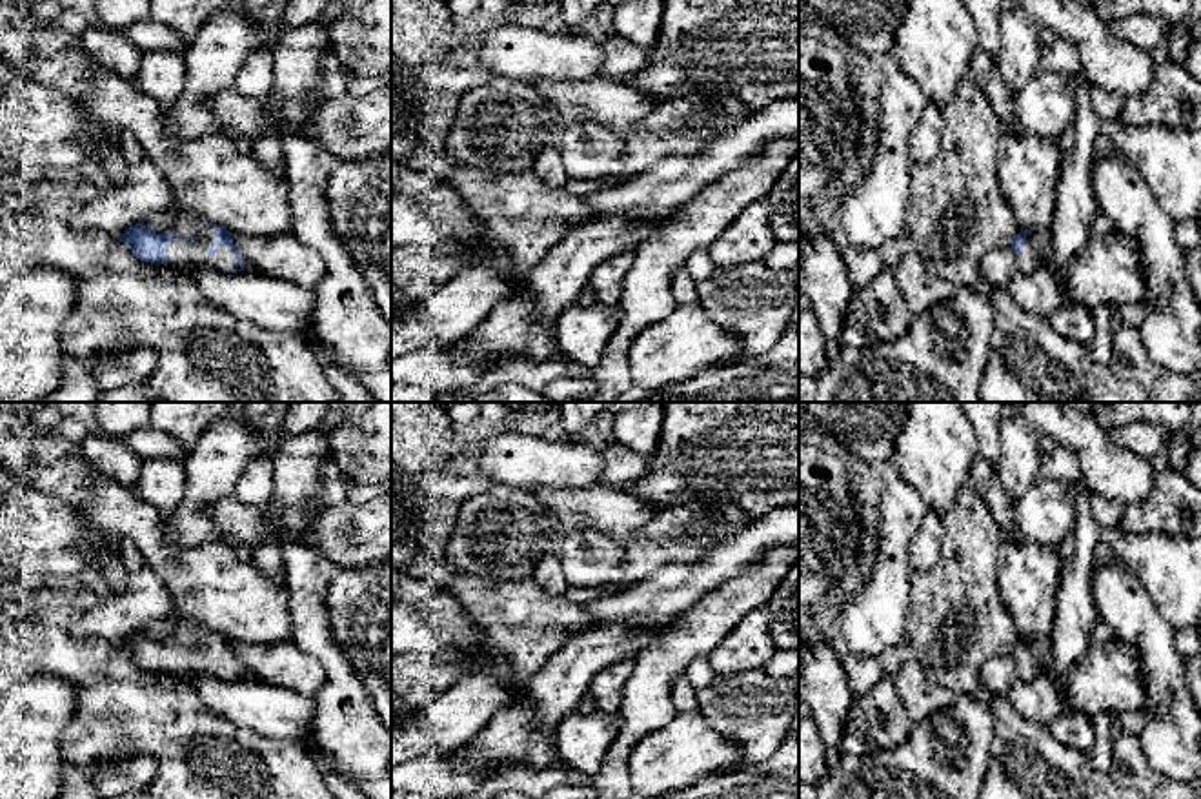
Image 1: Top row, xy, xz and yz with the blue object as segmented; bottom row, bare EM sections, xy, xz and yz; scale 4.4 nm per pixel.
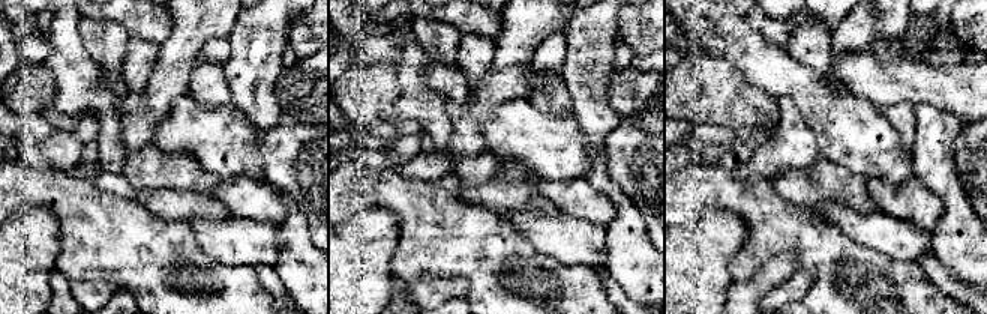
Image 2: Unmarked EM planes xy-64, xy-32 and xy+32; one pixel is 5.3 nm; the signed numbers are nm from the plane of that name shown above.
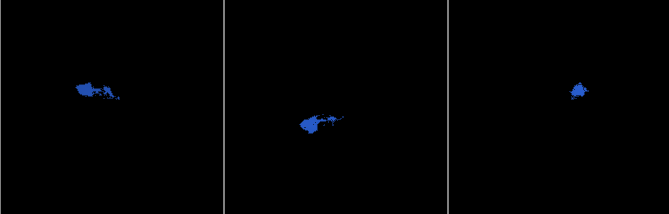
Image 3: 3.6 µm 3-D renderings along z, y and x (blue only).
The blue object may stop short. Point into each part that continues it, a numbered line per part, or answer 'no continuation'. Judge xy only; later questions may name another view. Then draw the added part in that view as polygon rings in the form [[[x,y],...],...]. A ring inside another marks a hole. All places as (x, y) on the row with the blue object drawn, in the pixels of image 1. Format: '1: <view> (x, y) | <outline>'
1: xy (193, 253) | [[[182,211],[171,233],[175,237],[169,240],[169,268],[180,271],[197,268],[240,269],[235,255],[226,246],[218,248],[213,257],[209,255],[209,248],[220,233],[200,217]]]

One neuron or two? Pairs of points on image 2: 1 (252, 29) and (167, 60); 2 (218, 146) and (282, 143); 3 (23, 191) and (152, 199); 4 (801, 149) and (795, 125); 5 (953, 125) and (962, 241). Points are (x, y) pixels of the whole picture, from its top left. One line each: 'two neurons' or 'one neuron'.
1: two neurons
2: one neuron
3: two neurons
4: one neuron
5: one neuron

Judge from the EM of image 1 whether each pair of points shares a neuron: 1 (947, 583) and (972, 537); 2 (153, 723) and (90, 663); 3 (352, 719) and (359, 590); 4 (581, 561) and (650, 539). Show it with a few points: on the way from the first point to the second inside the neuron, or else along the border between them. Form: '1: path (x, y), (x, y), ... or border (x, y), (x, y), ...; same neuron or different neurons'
1: path (958, 572), (968, 561), (970, 548); same neuron
2: path (137, 710), (102, 679); same neuron
3: border (332, 634), (366, 688), (372, 705); different neurons
4: path (597, 561), (628, 561), (634, 556); same neuron

